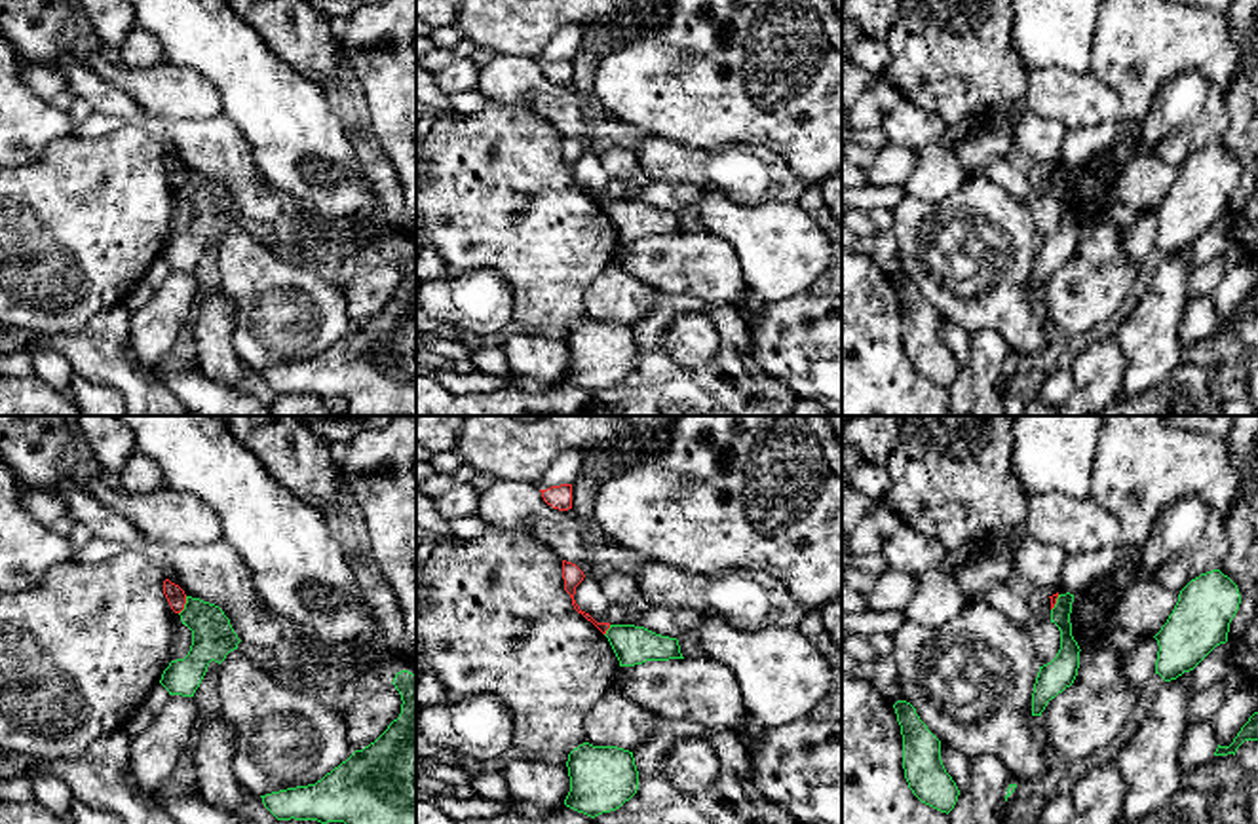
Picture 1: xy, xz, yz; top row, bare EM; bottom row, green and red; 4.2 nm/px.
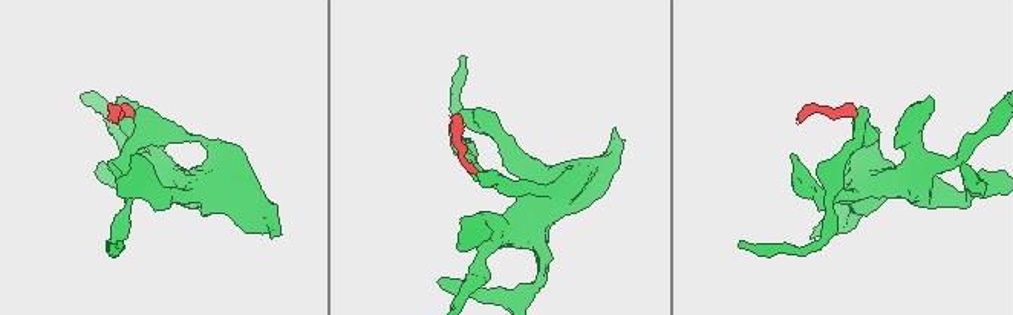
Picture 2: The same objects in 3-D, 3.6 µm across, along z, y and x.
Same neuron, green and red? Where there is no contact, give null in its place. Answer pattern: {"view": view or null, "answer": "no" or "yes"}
{"view": "xy", "answer": "no"}

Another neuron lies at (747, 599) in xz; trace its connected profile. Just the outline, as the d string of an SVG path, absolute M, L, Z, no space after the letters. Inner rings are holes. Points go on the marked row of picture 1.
M650 562L635 579L644 606L690 608L739 628L798 627L811 613L775 577L756 570L694 573Z

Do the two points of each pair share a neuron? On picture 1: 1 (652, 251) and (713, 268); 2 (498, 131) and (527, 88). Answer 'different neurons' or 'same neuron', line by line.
1: same neuron
2: different neurons

